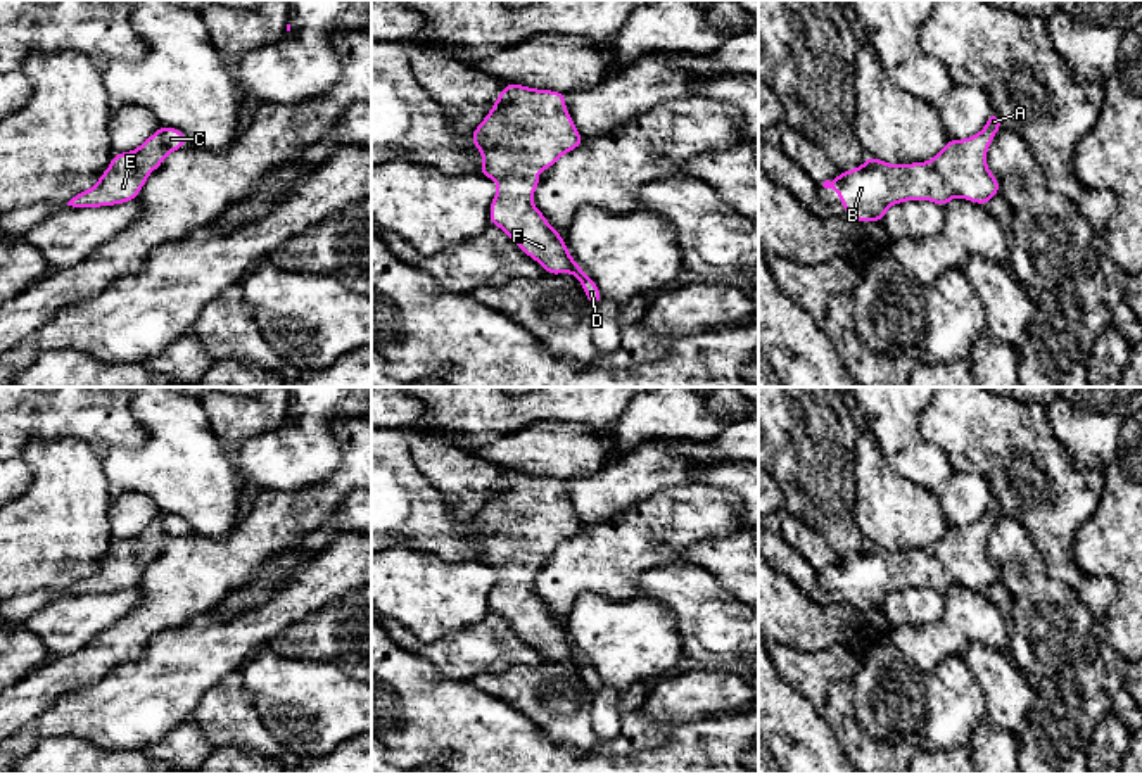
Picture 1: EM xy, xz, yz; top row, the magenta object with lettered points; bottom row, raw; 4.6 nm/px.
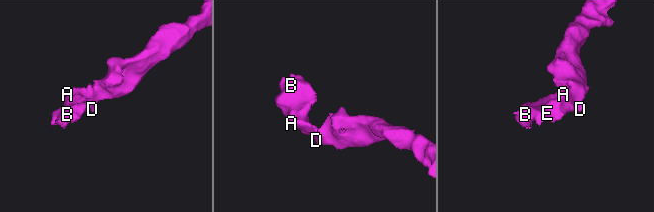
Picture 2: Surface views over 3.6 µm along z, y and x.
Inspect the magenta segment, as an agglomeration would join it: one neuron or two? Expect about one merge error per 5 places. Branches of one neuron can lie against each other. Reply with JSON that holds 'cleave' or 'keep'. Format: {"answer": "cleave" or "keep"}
{"answer": "keep"}

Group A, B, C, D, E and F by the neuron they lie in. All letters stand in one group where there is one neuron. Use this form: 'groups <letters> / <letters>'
groups A B C D E F

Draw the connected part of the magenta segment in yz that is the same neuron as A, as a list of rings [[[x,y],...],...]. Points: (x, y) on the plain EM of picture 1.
[[[992,498],[981,518],[950,525],[928,549],[888,551],[869,542],[862,553],[826,567],[822,574],[836,575],[845,603],[859,610],[883,610],[890,593],[907,587],[931,587],[945,596],[957,582],[987,593],[1000,580],[1000,570],[987,551],[988,534],[1000,515],[1000,504]]]

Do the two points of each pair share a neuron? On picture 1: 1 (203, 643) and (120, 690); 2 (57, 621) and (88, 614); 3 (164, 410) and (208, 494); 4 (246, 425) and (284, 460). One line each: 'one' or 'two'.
1: one
2: one
3: one
4: two

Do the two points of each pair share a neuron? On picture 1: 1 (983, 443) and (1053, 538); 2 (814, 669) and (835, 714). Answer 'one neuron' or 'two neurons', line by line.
1: one neuron
2: two neurons

